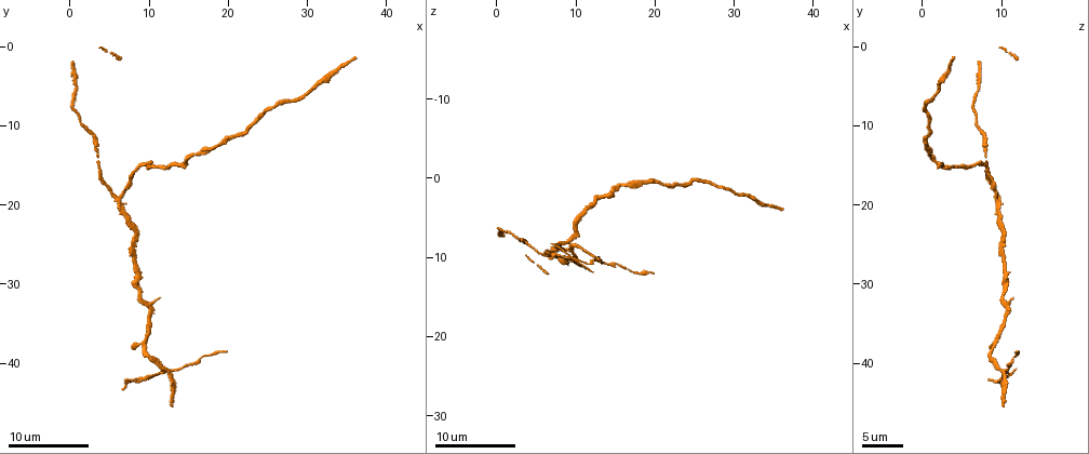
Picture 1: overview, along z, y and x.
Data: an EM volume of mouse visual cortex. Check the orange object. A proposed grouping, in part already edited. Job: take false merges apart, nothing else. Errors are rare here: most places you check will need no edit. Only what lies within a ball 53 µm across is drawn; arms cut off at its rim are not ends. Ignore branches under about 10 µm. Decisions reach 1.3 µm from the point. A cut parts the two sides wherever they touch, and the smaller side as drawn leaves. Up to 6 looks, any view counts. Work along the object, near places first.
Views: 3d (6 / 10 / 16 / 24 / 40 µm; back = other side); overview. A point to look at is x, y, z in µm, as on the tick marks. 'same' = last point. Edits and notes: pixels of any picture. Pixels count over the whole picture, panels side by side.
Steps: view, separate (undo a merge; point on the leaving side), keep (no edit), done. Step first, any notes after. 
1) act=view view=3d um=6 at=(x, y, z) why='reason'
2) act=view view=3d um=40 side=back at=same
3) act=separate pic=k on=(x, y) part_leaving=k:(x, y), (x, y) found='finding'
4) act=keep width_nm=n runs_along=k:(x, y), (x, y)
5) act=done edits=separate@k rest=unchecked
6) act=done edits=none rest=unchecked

act=view view=3d um=10 at=(5.5, 19.0, 9.5) why='three arms meet'

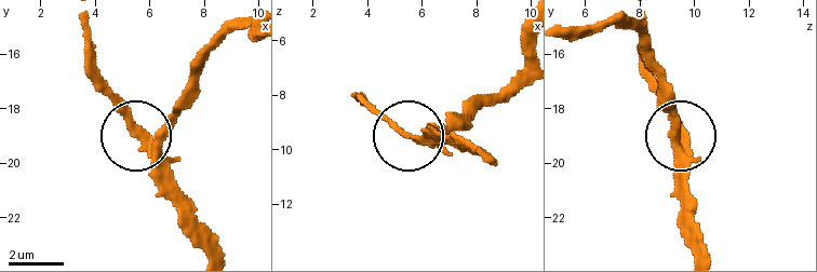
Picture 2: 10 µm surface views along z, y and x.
act=keep runs_along=2:(202, 59), (188, 99), (146, 134), (135, 132), (99, 87) found='all the same cell'

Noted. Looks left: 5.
act=view view=3d um=10 at=(12.0, 40.5, 10.0)

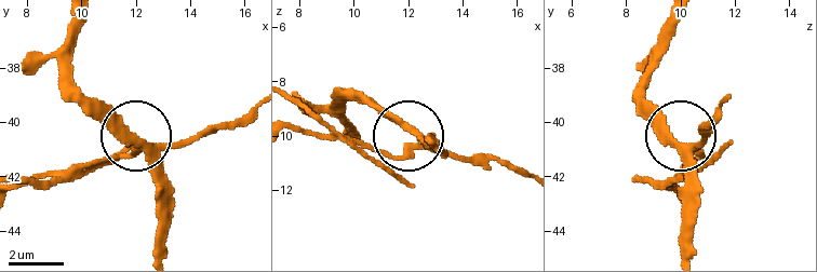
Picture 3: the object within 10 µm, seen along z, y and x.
act=separate pic=3 on=(400, 178) part_leaving=3:(152, 148), (249, 120) found='two cells meet here'

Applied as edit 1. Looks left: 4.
act=view view=overview

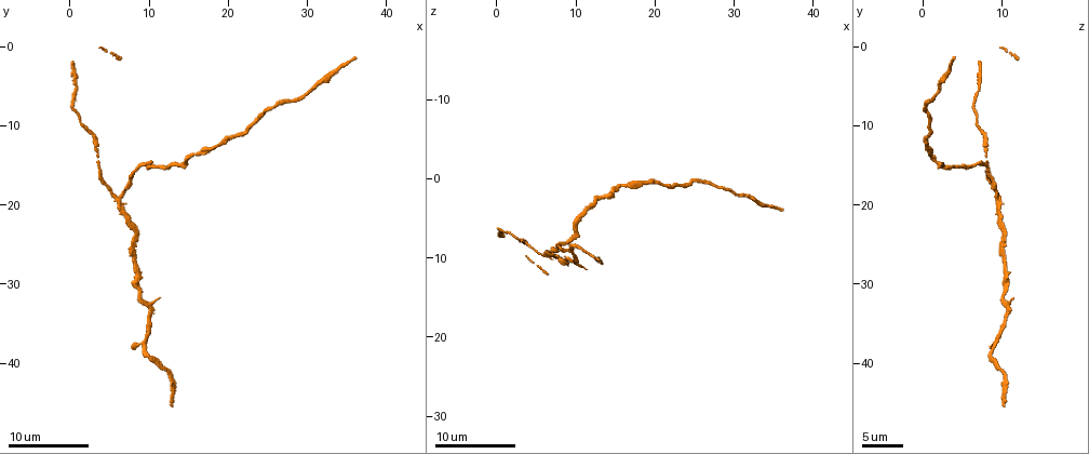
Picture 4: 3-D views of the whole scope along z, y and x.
act=view view=3d um=6 at=(8.5, 31.0, 10.0) why='thick turns thin'

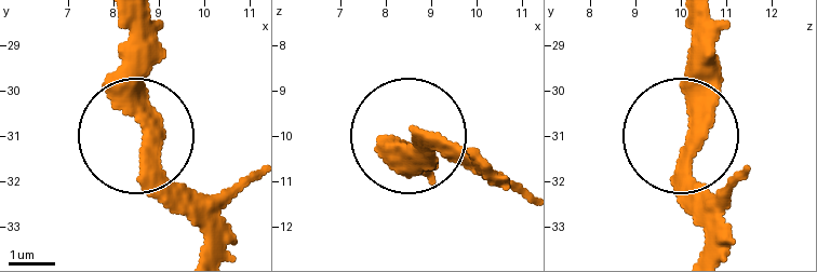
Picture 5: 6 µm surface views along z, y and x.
act=keep runs_along=5:(685, 18), (697, 53), (685, 204), (709, 250) found='all the same cell'

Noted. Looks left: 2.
act=done edits=separate@3 rest=unchecked

